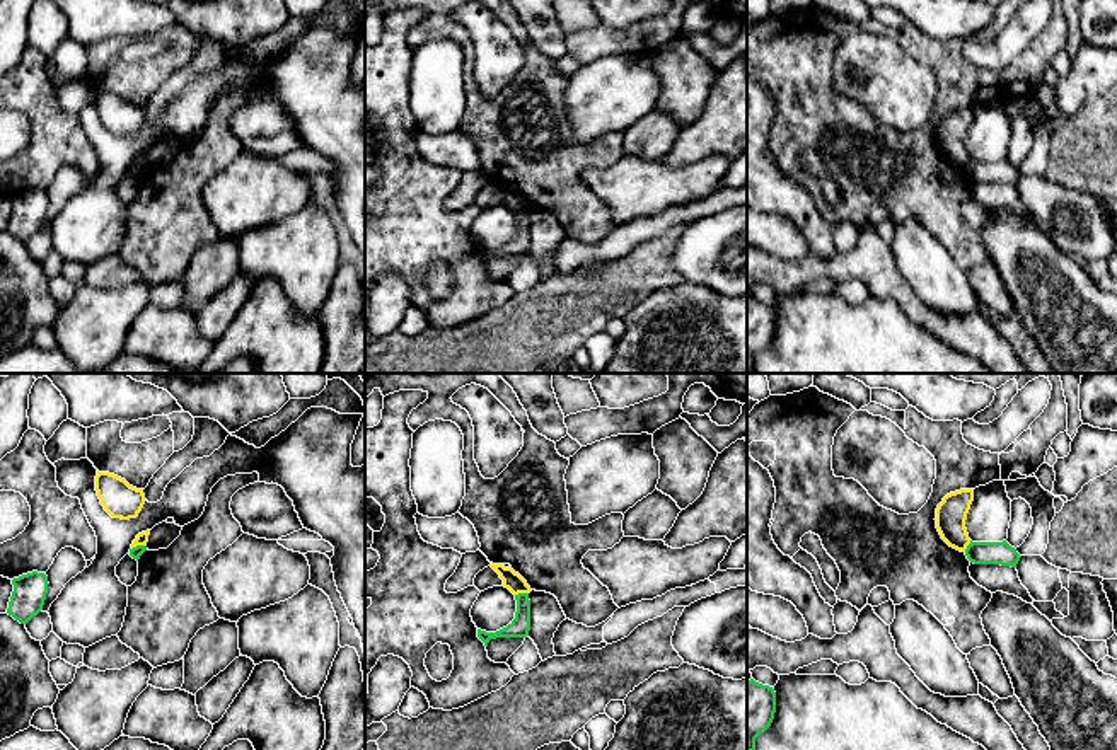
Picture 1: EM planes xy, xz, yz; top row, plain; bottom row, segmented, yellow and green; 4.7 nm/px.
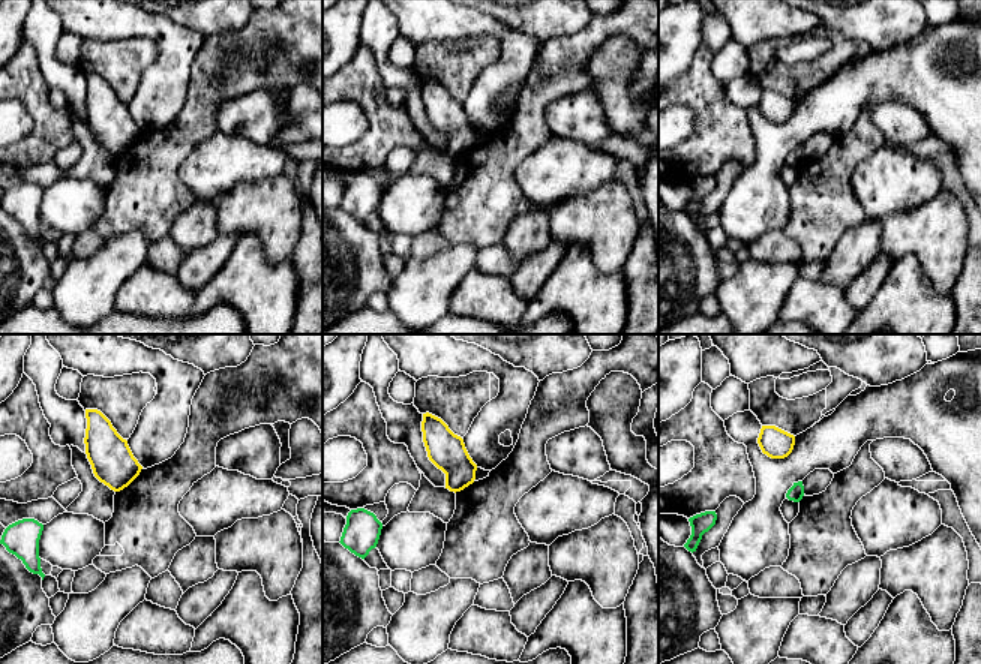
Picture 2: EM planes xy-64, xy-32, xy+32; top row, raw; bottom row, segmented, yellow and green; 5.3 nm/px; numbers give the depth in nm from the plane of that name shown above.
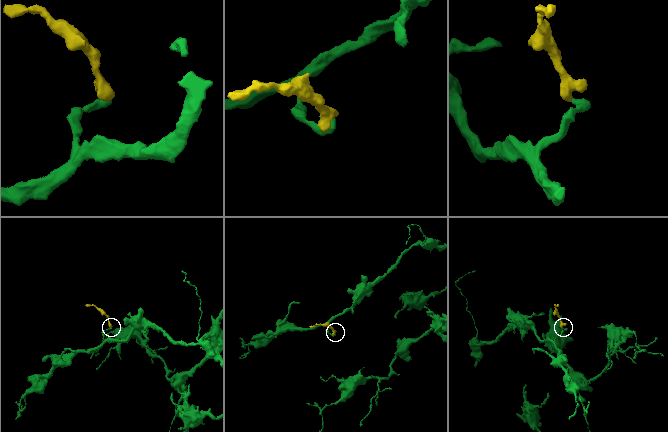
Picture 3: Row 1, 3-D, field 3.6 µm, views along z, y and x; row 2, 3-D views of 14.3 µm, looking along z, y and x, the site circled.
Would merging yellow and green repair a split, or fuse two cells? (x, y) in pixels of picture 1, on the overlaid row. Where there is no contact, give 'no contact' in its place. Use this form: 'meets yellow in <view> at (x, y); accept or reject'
meets yellow in xz at (520, 592); reject

